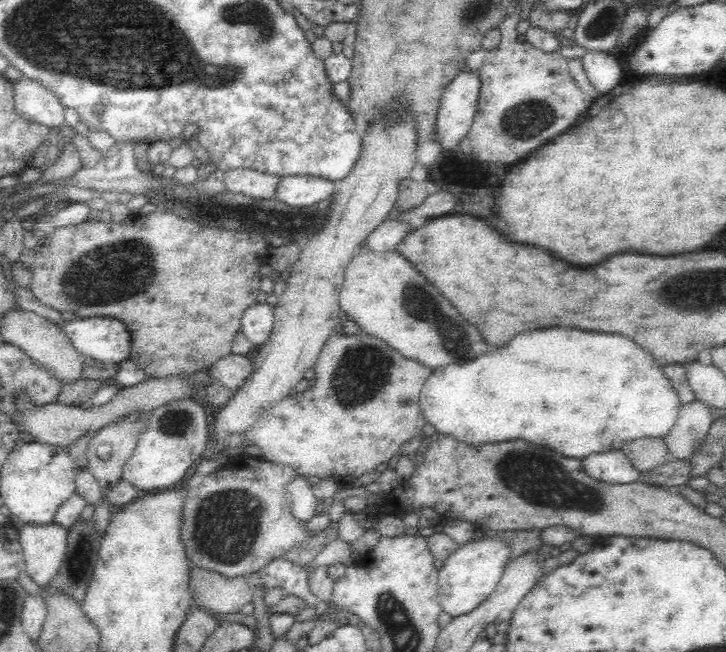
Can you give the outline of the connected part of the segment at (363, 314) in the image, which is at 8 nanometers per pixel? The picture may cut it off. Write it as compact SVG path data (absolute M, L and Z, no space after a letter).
M361 245L346 266L343 289L339 292L339 307L346 312L350 320L358 323L366 334L382 338L405 358L424 364L432 370L444 364L460 363L462 358L476 358L478 354L488 350L488 342L480 334L478 326L462 318L462 314L458 314L458 310L452 306L452 302L444 298L442 292L422 271L418 271L398 248L378 253L366 245Z

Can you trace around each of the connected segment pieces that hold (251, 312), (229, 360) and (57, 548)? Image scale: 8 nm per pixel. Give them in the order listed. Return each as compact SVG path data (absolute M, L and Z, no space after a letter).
M256 302L244 310L240 317L240 332L252 346L266 342L273 329L273 308L269 303Z
M228 354L208 368L211 381L225 386L234 395L246 384L253 371L253 362L246 355Z
M58 523L19 526L25 573L41 588L58 575L67 550L68 529Z

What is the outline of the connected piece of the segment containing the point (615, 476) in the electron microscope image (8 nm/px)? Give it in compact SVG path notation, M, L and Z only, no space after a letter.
M621 449L589 454L580 461L588 476L606 484L636 482L641 473Z

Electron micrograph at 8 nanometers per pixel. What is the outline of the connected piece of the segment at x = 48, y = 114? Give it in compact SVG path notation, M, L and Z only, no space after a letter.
M20 77L14 81L15 102L19 114L50 129L65 123L65 108L54 94L42 88L34 79Z

